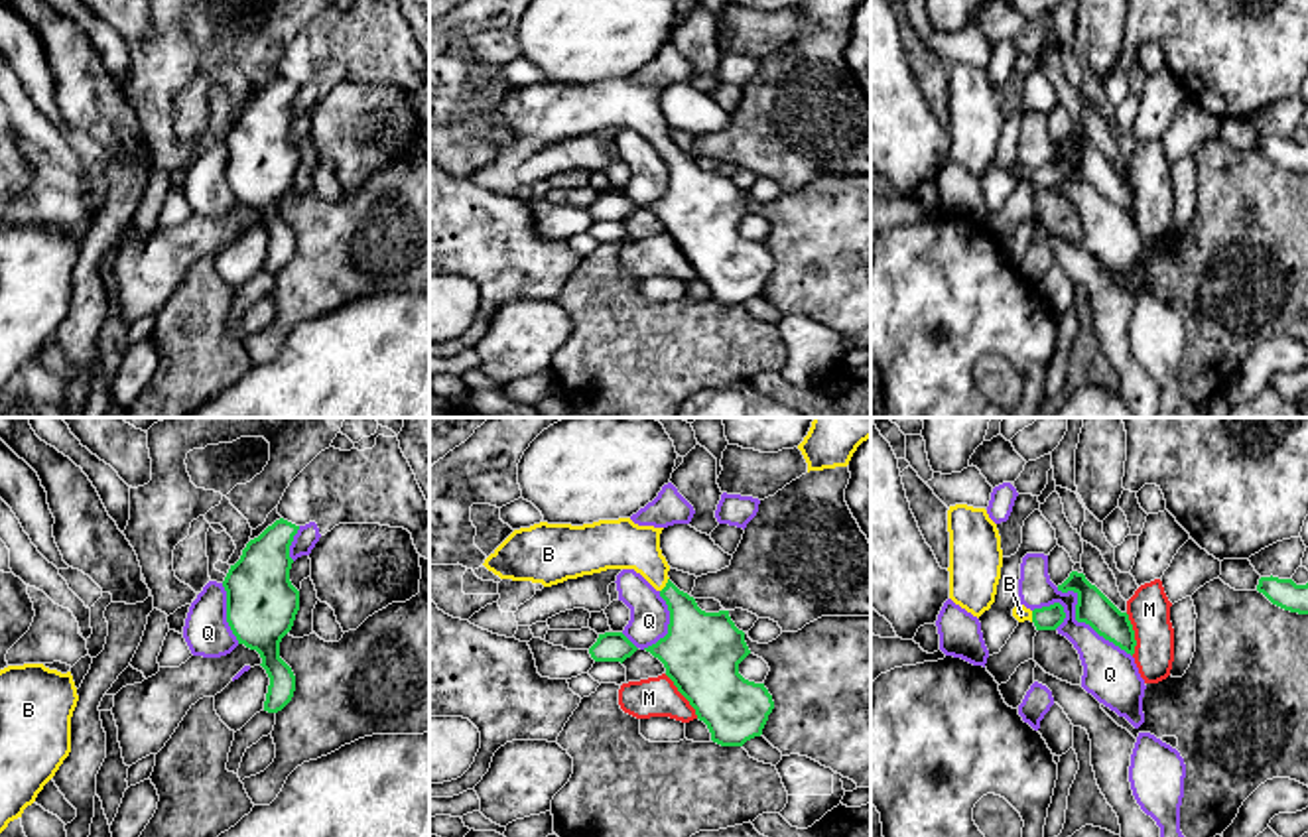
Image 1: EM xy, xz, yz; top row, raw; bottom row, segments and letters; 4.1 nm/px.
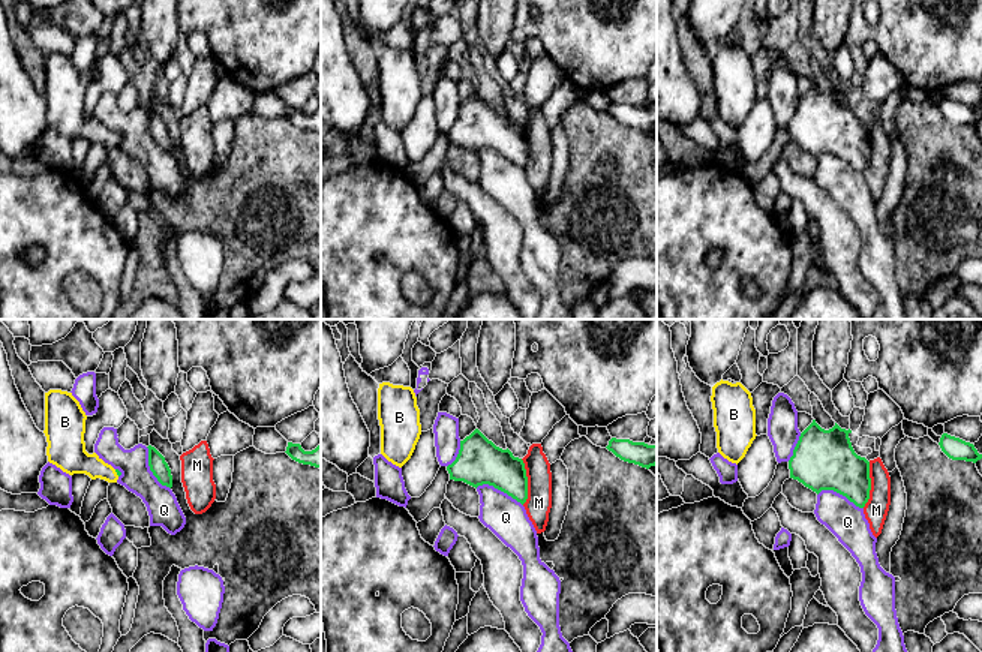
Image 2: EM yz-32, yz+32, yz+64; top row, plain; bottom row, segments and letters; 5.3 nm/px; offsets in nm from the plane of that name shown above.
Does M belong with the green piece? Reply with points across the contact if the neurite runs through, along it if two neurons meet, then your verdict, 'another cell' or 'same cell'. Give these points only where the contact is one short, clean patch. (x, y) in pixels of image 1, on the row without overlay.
border along xz (664, 233), (698, 276); another cell

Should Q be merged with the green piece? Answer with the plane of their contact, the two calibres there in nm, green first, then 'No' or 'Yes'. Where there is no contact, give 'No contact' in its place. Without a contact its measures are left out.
Touches green in yz. Thickness 140 nm (green) against 220 nm. No

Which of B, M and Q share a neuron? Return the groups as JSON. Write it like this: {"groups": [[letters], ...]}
{"groups": [["B"], ["M"], ["Q"]]}

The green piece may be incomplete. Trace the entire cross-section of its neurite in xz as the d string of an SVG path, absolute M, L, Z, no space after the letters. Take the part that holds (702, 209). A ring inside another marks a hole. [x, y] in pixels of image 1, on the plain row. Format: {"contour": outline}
{"contour": "M630 77L583 85L540 81L514 89L483 124L500 138L544 146L607 128L640 132L670 169L668 193L644 209L664 223L713 301L743 305L762 293L774 268L772 254L764 242L739 232L751 209L729 169L705 171L670 140L660 108L662 89Z"}

